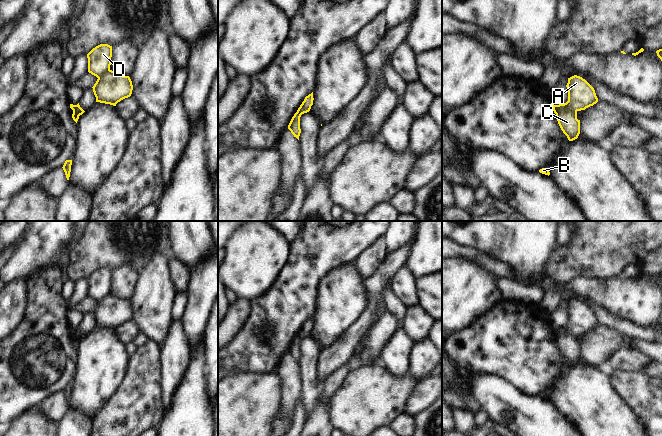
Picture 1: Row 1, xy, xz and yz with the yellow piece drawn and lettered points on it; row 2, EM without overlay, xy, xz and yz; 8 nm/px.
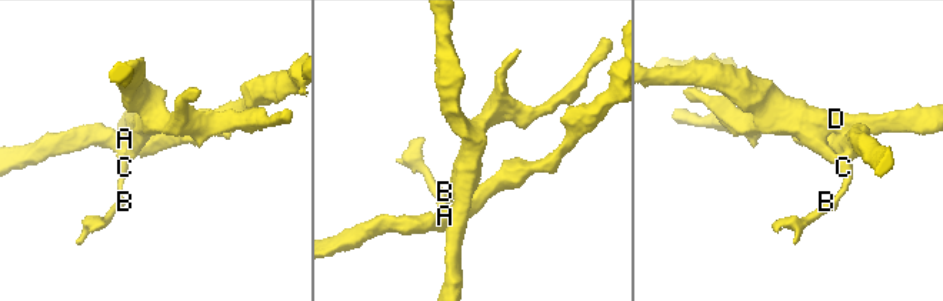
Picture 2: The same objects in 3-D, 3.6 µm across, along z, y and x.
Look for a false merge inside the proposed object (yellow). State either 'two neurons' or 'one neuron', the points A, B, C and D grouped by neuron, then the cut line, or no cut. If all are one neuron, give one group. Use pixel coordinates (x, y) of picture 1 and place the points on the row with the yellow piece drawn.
two neurons; groups A B C / D; cut xy (74, 105), (74, 112), (78, 116)

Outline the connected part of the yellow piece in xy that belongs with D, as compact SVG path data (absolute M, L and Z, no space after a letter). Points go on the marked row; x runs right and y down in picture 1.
M100 44L93 48L88 54L88 72L97 78L103 76L110 70L112 57L112 46Z

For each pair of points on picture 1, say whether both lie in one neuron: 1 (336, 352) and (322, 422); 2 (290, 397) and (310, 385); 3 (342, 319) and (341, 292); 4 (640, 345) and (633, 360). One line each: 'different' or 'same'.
1: different
2: different
3: same
4: different

